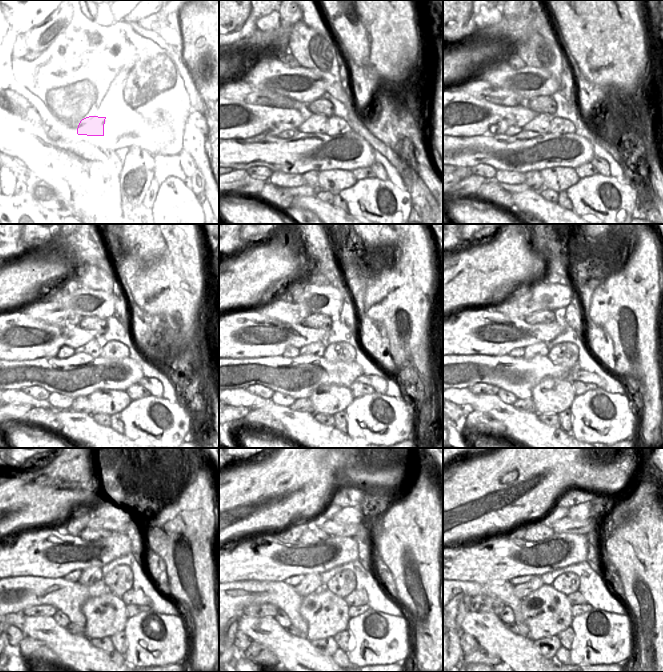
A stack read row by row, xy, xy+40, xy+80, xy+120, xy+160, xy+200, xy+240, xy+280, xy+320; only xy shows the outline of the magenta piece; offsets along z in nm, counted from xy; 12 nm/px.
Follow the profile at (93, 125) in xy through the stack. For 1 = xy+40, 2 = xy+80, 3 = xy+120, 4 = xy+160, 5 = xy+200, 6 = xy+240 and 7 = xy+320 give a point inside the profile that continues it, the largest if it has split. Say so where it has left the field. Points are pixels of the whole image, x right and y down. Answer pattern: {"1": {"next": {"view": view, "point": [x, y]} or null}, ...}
{"1": {"next": {"view": "xy+40", "point": [316, 123]}}, "2": {"next": {"view": "xy+80", "point": [541, 123]}}, "3": {"next": {"view": "xy+120", "point": [92, 348]}}, "4": {"next": {"view": "xy+160", "point": [317, 348]}}, "5": {"next": {"view": "xy+200", "point": [540, 349]}}, "6": {"next": {"view": "xy+240", "point": [89, 576]}}, "7": {"next": {"view": "xy+320", "point": [523, 590]}}}

